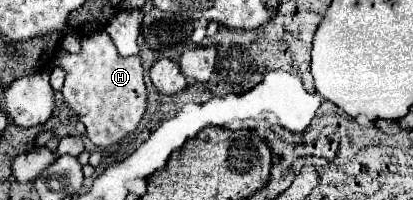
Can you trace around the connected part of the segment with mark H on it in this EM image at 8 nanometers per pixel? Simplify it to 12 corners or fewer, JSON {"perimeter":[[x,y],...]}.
{"perimeter":[[107,31],[57,65],[67,105],[101,149],[139,127],[147,87],[139,57]]}

